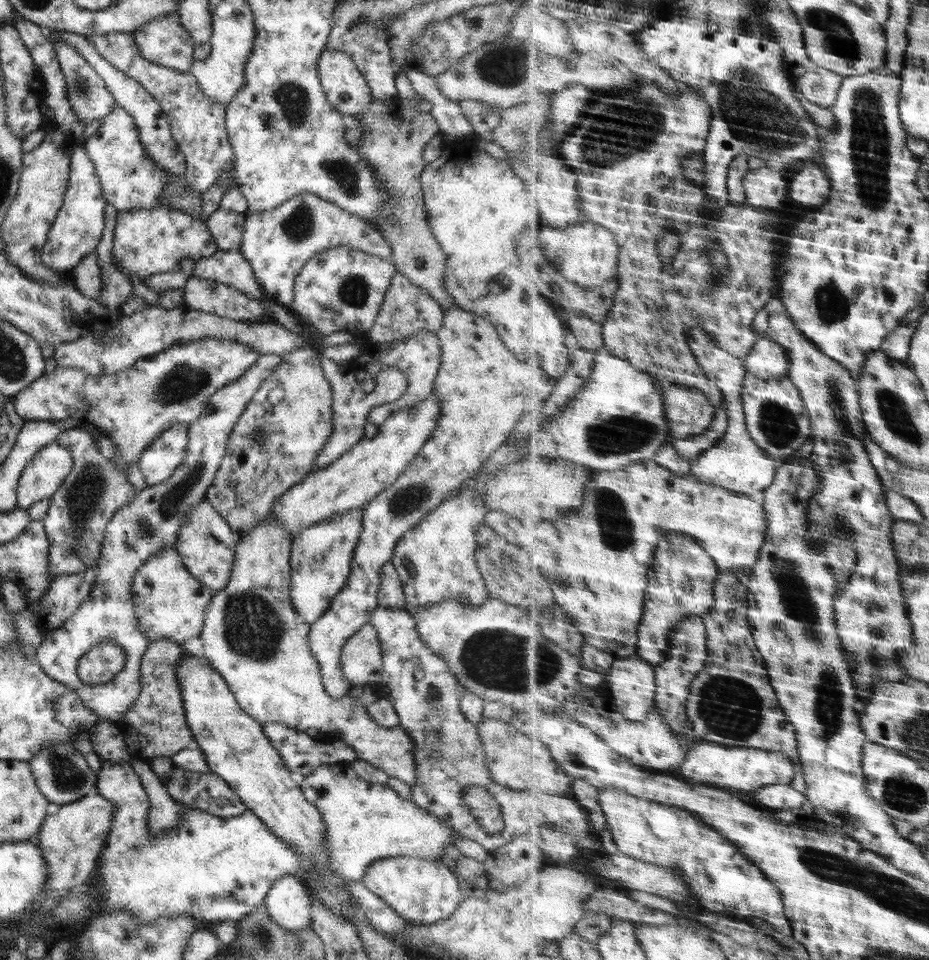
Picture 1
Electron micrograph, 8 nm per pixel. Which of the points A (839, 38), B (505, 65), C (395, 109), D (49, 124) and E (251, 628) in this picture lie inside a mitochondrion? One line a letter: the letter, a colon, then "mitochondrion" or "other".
A: mitochondrion
B: mitochondrion
C: other
D: other
E: mitochondrion

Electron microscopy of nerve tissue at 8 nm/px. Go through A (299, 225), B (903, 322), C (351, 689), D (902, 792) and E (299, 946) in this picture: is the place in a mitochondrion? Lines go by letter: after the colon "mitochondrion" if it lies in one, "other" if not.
A: mitochondrion
B: other
C: other
D: mitochondrion
E: mitochondrion

